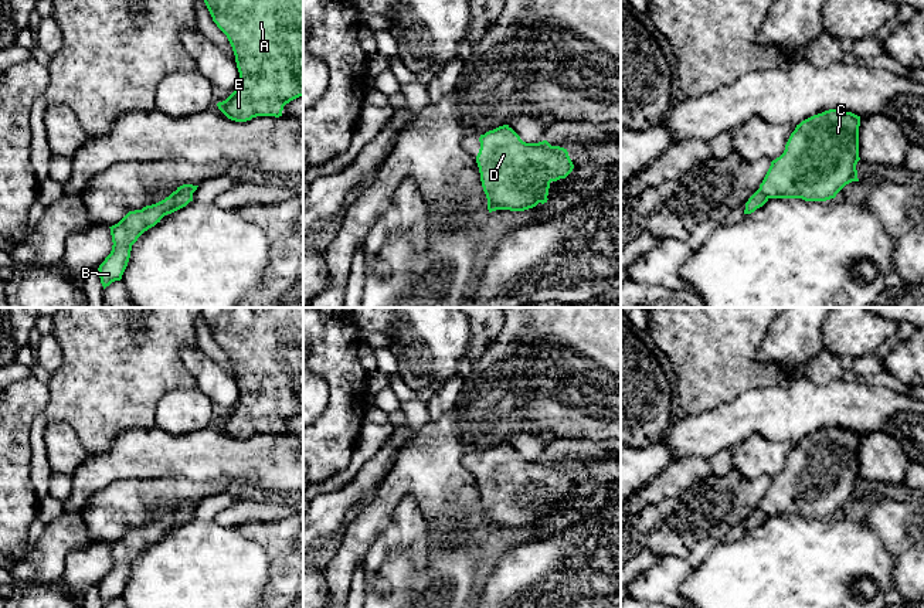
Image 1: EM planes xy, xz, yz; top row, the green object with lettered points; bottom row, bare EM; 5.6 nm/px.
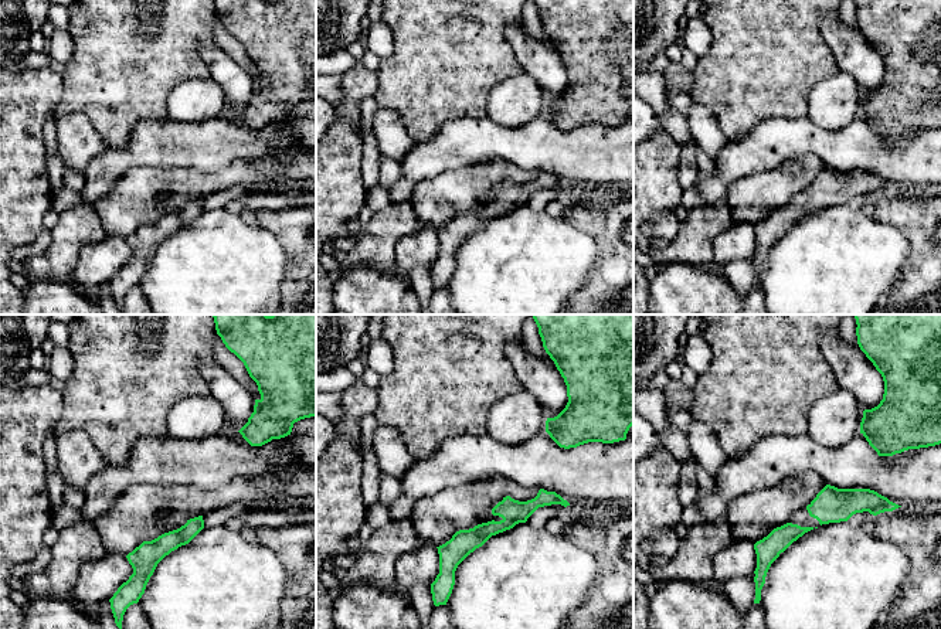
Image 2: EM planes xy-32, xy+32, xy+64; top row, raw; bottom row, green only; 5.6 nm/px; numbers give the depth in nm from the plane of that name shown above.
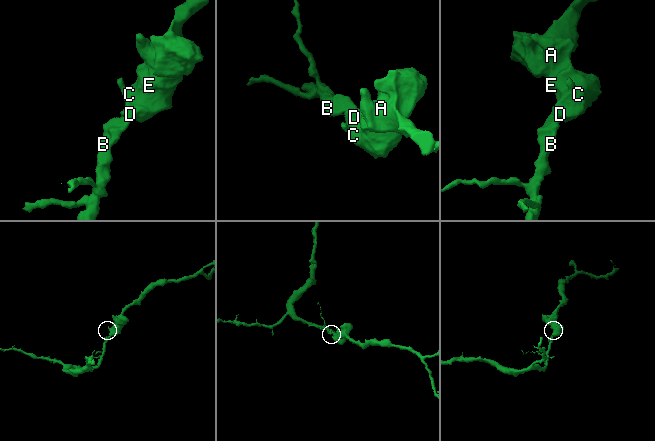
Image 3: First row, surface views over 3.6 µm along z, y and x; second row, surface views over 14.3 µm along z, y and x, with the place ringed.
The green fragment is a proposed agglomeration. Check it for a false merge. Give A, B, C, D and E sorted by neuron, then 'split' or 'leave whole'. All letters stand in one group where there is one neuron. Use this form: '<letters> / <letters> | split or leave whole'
A B C D E | leave whole

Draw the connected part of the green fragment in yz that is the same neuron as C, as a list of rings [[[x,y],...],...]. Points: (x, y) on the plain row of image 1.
[[[839,427],[825,428],[796,442],[784,471],[771,479],[760,506],[745,520],[744,531],[754,530],[770,516],[826,519],[835,516],[846,502],[859,499],[859,444],[860,434]]]

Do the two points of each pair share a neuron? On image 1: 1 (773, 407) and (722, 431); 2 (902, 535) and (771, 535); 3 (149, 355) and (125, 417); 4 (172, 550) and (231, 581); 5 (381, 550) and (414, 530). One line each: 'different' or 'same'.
1: same
2: different
3: same
4: same
5: same

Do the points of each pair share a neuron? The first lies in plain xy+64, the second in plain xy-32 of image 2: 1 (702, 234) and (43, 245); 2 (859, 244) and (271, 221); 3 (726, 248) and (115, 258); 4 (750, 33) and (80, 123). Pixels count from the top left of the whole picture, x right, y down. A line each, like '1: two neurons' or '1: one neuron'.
1: two neurons
2: two neurons
3: one neuron
4: two neurons

